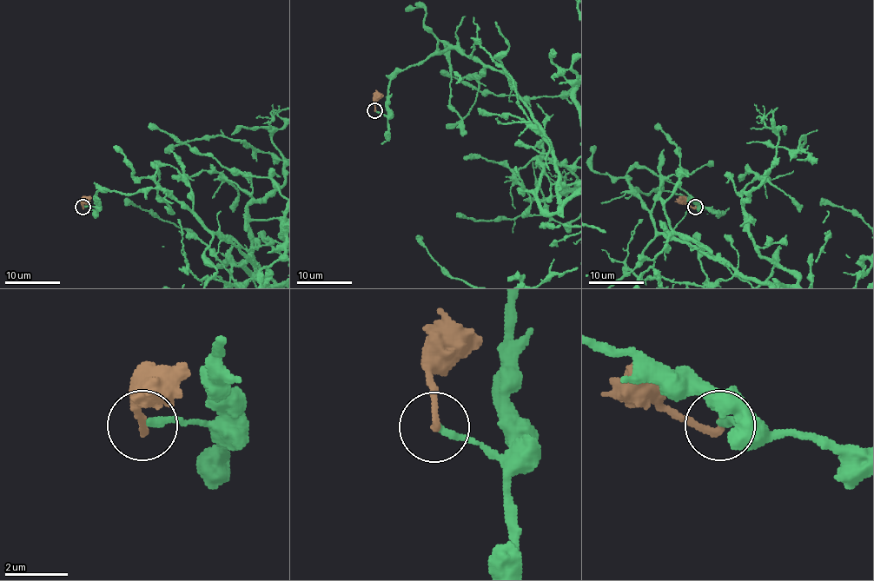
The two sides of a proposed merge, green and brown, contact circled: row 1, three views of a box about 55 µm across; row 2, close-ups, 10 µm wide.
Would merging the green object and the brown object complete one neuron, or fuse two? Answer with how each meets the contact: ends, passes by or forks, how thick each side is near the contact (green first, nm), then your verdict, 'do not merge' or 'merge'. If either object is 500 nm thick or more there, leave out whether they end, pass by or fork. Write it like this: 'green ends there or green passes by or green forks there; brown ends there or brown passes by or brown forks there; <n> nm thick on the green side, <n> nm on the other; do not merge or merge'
green ends there; brown ends there; 240 nm thick on the green side, 220 nm on the other; do not merge

